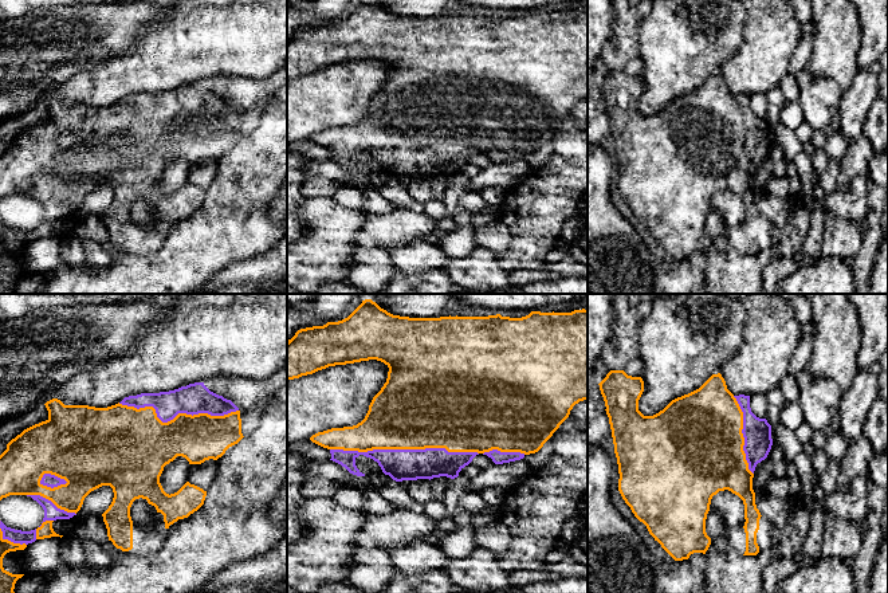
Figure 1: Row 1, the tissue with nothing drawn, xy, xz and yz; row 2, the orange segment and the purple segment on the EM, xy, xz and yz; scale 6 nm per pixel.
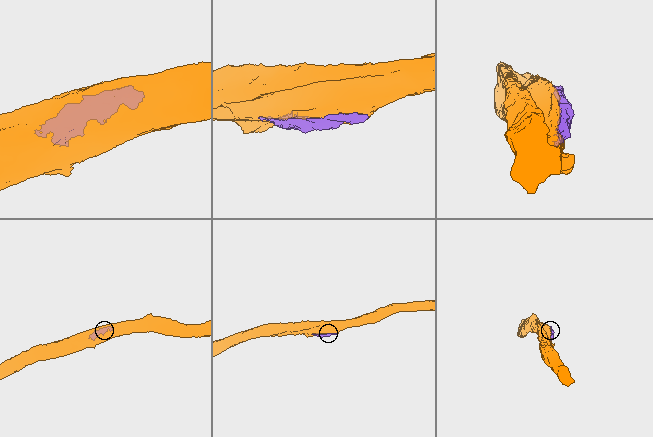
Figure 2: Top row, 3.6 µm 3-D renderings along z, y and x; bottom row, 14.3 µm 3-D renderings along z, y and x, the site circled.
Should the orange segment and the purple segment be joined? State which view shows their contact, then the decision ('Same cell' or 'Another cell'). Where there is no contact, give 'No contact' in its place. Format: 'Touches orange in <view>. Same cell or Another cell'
Touches orange in xz. Same cell

